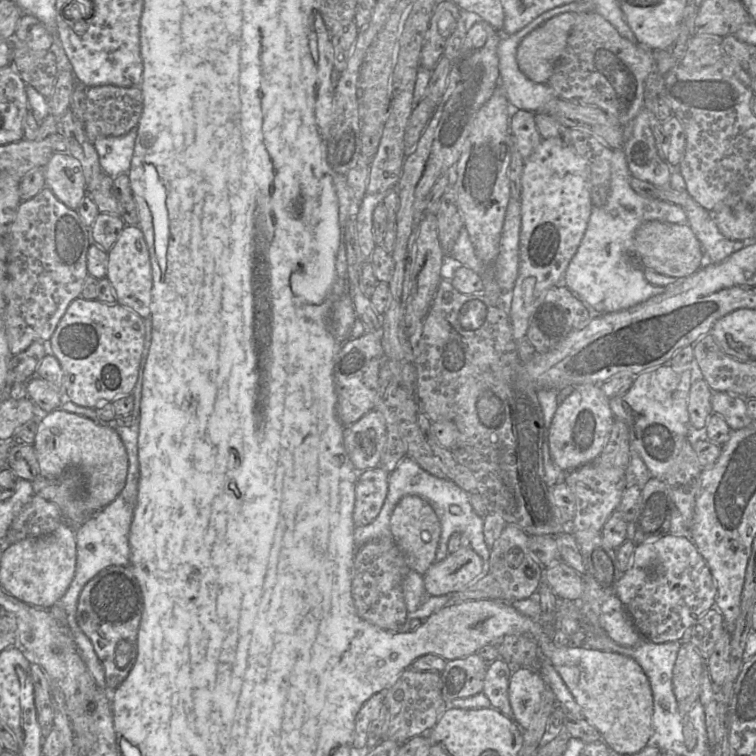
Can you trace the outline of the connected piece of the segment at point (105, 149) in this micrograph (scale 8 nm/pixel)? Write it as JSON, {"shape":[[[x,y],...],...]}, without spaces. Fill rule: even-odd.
{"shape":[[[136,129],[120,137],[102,137],[93,142],[104,174],[116,178],[128,174],[135,147]]]}

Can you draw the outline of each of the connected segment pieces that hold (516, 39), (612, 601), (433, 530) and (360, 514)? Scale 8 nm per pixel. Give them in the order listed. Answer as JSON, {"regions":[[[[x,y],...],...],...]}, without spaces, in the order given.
{"regions":[[[[576,1],[568,4],[564,4],[558,7],[555,7],[530,22],[527,26],[519,30],[518,32],[511,35],[503,35],[499,41],[497,54],[499,58],[499,86],[502,88],[502,91],[505,93],[509,103],[512,106],[513,113],[517,110],[525,110],[533,112],[534,114],[544,113],[546,110],[546,105],[557,97],[554,91],[548,84],[539,84],[528,79],[522,71],[519,69],[517,62],[517,50],[521,41],[533,30],[544,24],[546,21],[552,19],[553,17],[568,12],[574,13],[584,13],[593,11],[592,4],[585,1]]],[[[616,595],[607,598],[601,605],[599,622],[609,638],[619,645],[634,647],[643,639]]],[[[406,495],[395,506],[390,519],[390,536],[405,556],[409,569],[422,576],[435,562],[436,551],[441,535],[441,524],[430,505],[418,495]]],[[[381,466],[358,473],[354,506],[355,526],[367,525],[378,516],[388,492],[389,474]]]]}

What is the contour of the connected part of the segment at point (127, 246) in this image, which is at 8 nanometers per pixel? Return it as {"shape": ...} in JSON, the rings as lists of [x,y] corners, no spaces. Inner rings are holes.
{"shape":[[[138,225],[124,226],[120,236],[106,251],[105,278],[111,284],[115,294],[115,302],[132,309],[142,318],[150,315],[152,296],[152,270],[149,249]]]}

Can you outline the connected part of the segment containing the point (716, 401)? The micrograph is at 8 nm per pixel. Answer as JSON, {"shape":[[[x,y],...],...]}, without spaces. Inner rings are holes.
{"shape":[[[713,392],[712,411],[720,415],[731,430],[742,429],[753,421],[747,411],[746,401],[745,398],[728,392]]]}

